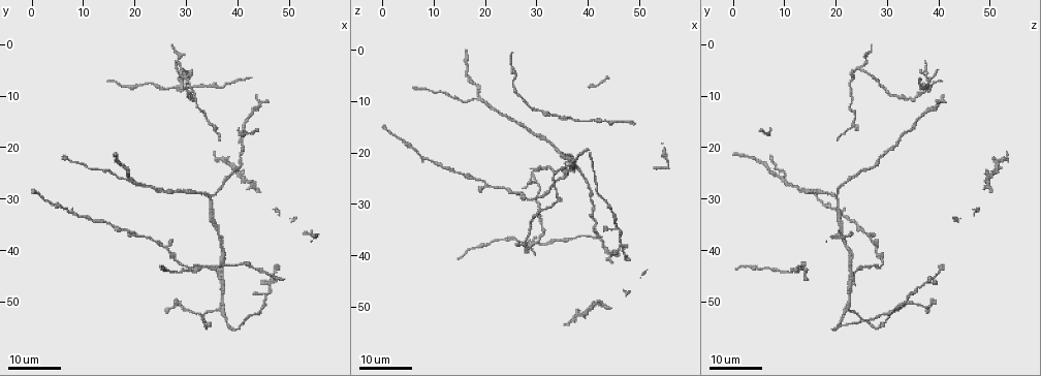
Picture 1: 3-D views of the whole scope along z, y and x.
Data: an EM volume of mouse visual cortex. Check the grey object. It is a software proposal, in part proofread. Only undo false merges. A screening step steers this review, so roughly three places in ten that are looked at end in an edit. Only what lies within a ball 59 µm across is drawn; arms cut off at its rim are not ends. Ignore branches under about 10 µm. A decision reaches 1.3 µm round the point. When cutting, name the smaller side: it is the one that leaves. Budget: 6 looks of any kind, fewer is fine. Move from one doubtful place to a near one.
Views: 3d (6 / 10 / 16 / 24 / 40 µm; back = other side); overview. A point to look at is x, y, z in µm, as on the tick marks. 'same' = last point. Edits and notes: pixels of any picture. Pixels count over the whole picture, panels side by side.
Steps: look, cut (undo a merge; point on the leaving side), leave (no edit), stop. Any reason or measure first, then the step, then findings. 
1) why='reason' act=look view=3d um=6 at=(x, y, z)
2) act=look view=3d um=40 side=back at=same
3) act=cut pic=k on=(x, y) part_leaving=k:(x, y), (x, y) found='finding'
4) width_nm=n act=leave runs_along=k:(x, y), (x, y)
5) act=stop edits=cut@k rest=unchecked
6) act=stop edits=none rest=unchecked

act=look view=3d um=24 at=(36.0, 45.0, 23.5)

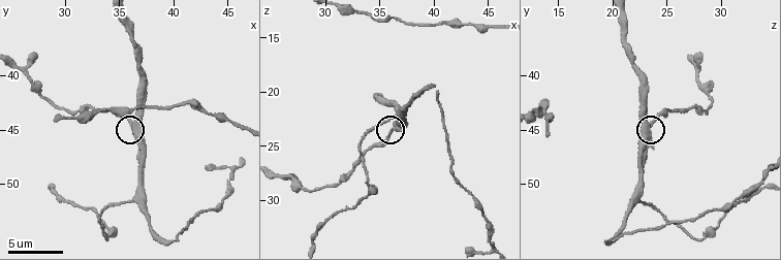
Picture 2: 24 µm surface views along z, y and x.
why='zoom in' act=look view=3d um=6 at=(36.2, 44.6, 23.4)

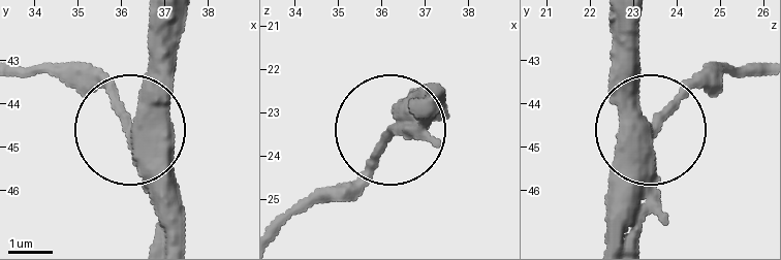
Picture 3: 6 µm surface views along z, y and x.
act=leave found='one neuron here'

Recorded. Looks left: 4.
why='narrows sharply' act=look view=3d um=6 at=(43.4, 43.6, 14.0)

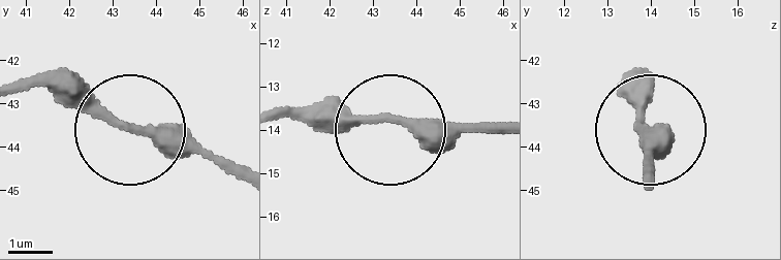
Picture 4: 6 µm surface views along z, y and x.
width_nm=230 act=leave found='all the same neuron'

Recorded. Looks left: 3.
act=look view=3d um=16 at=(36.6, 51.4, 22.0)

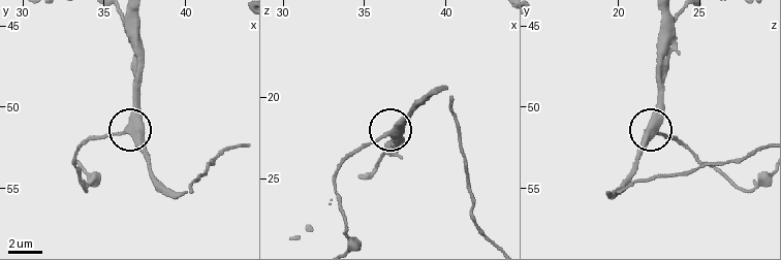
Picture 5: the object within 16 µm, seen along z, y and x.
side_arm_um=26 act=leave runs_along=5:(134, 19), (132, 126), (108, 134), (94, 134) found='one neuron here'

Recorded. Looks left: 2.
act=stop edits=none rest=unchecked

